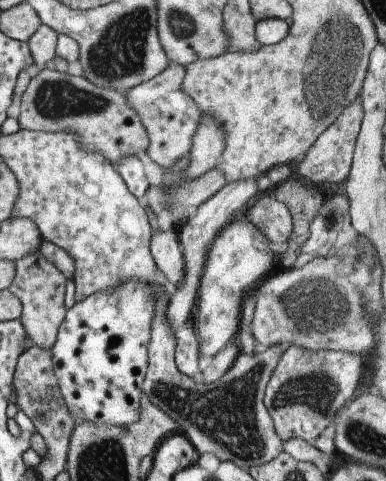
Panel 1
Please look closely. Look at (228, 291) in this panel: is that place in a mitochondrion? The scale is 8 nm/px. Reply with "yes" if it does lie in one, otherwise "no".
yes

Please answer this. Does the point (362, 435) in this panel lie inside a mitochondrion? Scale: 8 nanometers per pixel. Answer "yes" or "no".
yes

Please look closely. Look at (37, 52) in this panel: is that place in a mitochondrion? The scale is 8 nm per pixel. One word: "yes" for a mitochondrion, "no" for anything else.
no

